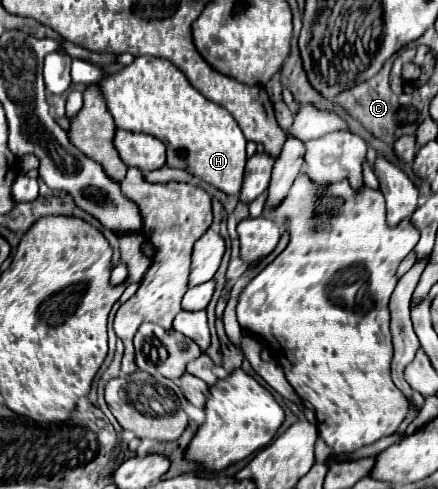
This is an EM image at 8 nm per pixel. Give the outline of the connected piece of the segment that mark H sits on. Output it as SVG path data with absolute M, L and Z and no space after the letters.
M137 57L119 73L103 79L101 91L119 129L147 133L165 143L169 167L185 169L227 195L239 195L247 141L237 121L227 109L203 97L171 61Z

